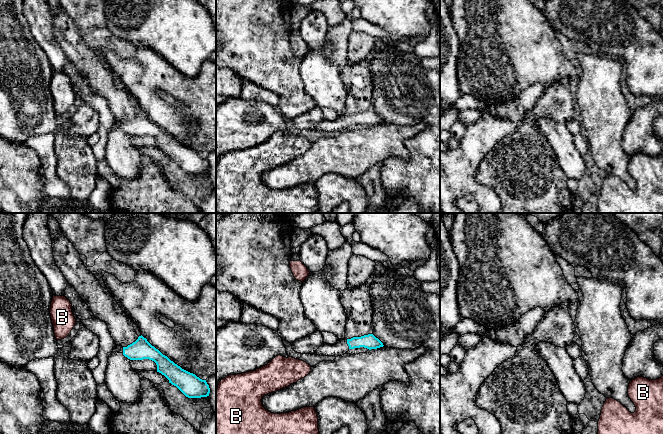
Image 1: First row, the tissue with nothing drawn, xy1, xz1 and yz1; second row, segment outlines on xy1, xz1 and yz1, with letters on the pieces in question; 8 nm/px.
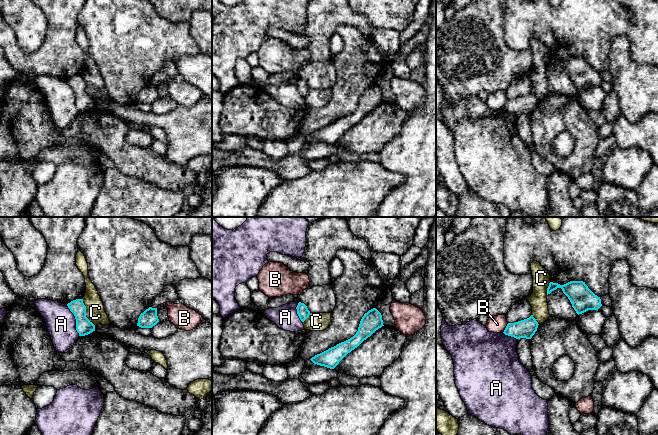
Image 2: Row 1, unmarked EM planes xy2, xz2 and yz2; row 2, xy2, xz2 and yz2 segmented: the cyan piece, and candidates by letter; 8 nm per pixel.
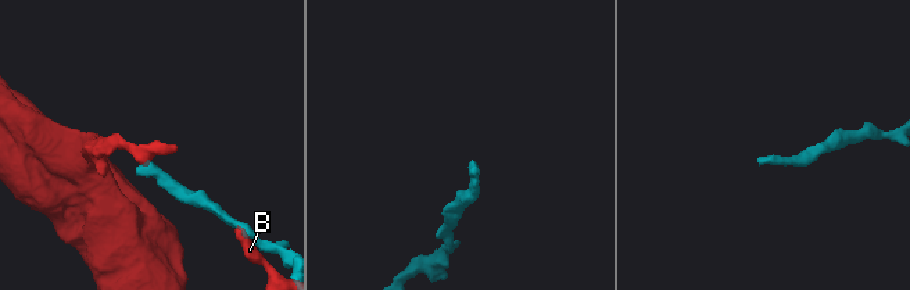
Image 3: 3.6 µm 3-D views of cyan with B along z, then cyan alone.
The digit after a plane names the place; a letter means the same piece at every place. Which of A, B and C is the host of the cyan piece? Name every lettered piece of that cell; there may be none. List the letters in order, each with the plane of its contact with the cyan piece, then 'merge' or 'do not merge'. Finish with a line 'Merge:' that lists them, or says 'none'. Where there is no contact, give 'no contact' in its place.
A: meets cyan in xy2; do not merge
B: meets cyan in yz2; do not merge
C: meets cyan in xy2; do not merge
Merge: none

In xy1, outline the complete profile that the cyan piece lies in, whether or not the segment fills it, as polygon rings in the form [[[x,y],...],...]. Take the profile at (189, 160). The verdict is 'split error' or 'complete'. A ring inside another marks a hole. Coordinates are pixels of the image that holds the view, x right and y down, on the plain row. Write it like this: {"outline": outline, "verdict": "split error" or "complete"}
{"outline": [[[142,111],[127,123],[116,121],[112,129],[119,128],[130,136],[149,135],[156,139],[157,148],[164,151],[169,159],[176,162],[188,174],[207,173],[210,169],[206,156],[202,156],[163,131]]], "verdict": "split error"}

